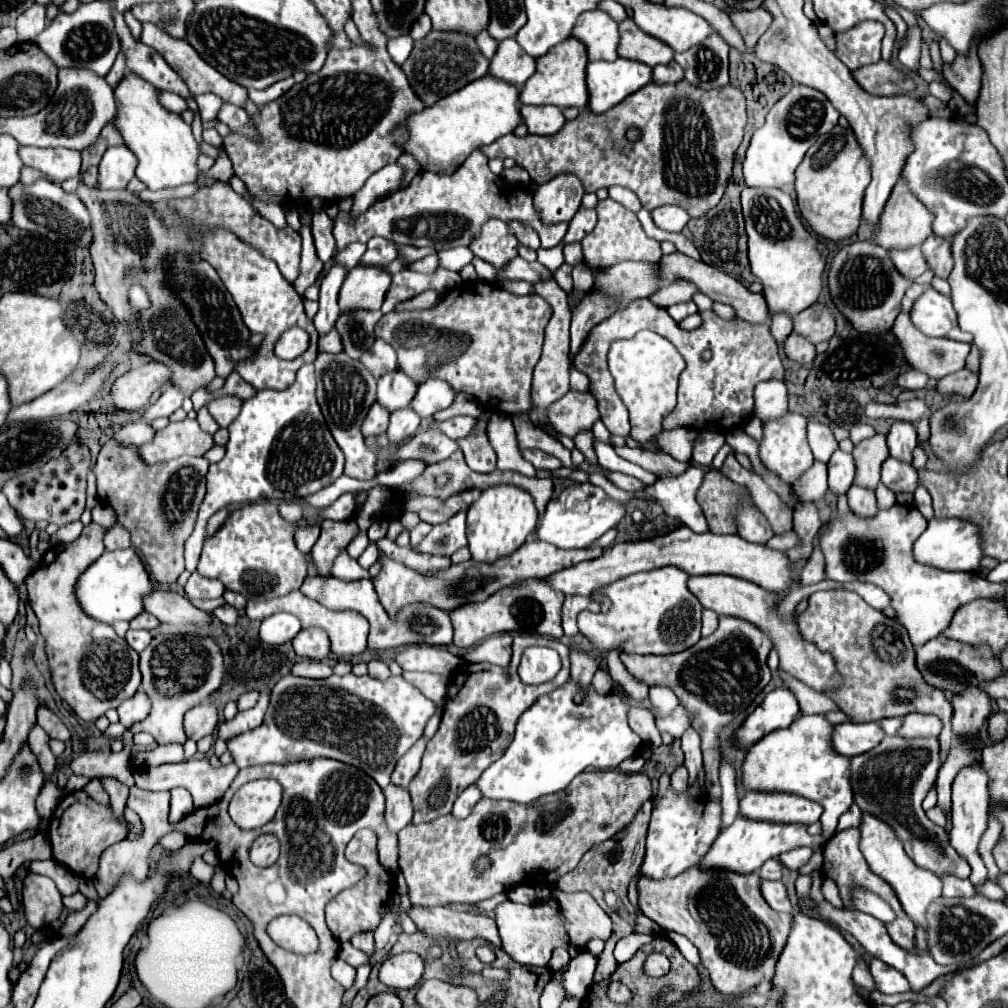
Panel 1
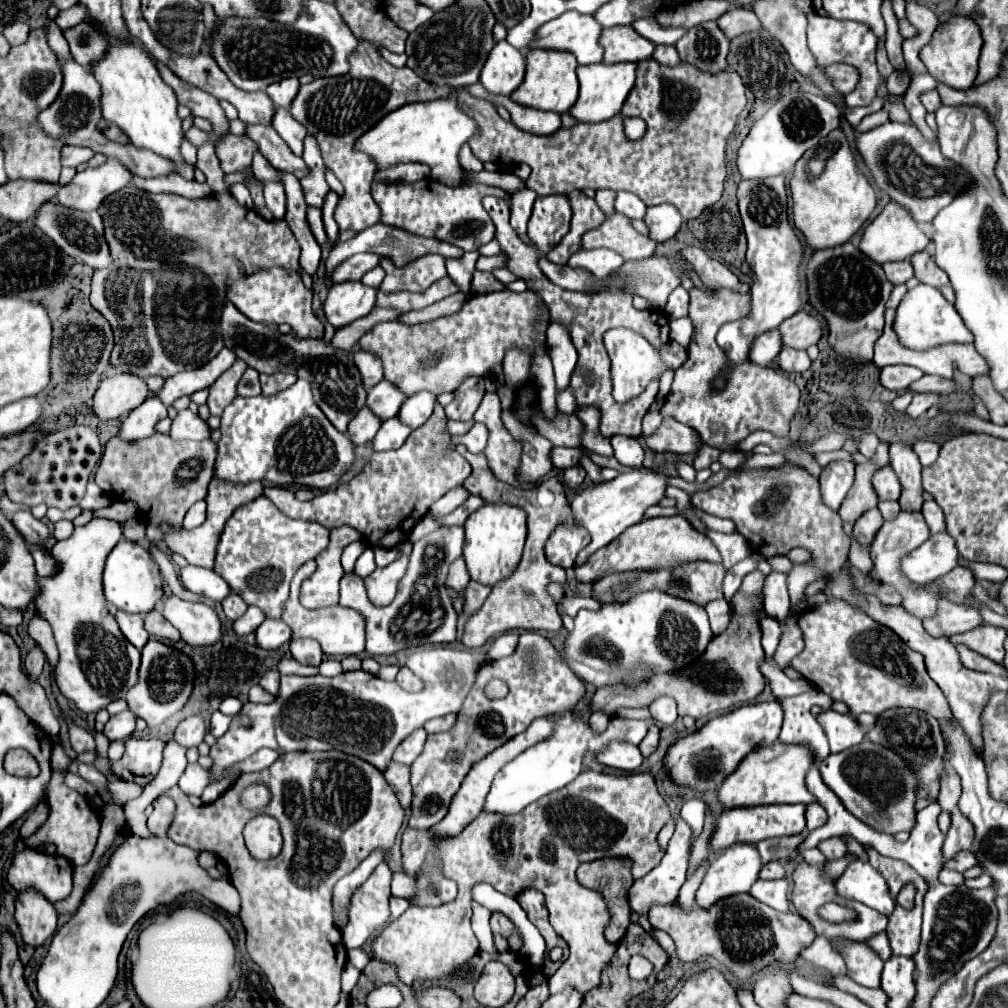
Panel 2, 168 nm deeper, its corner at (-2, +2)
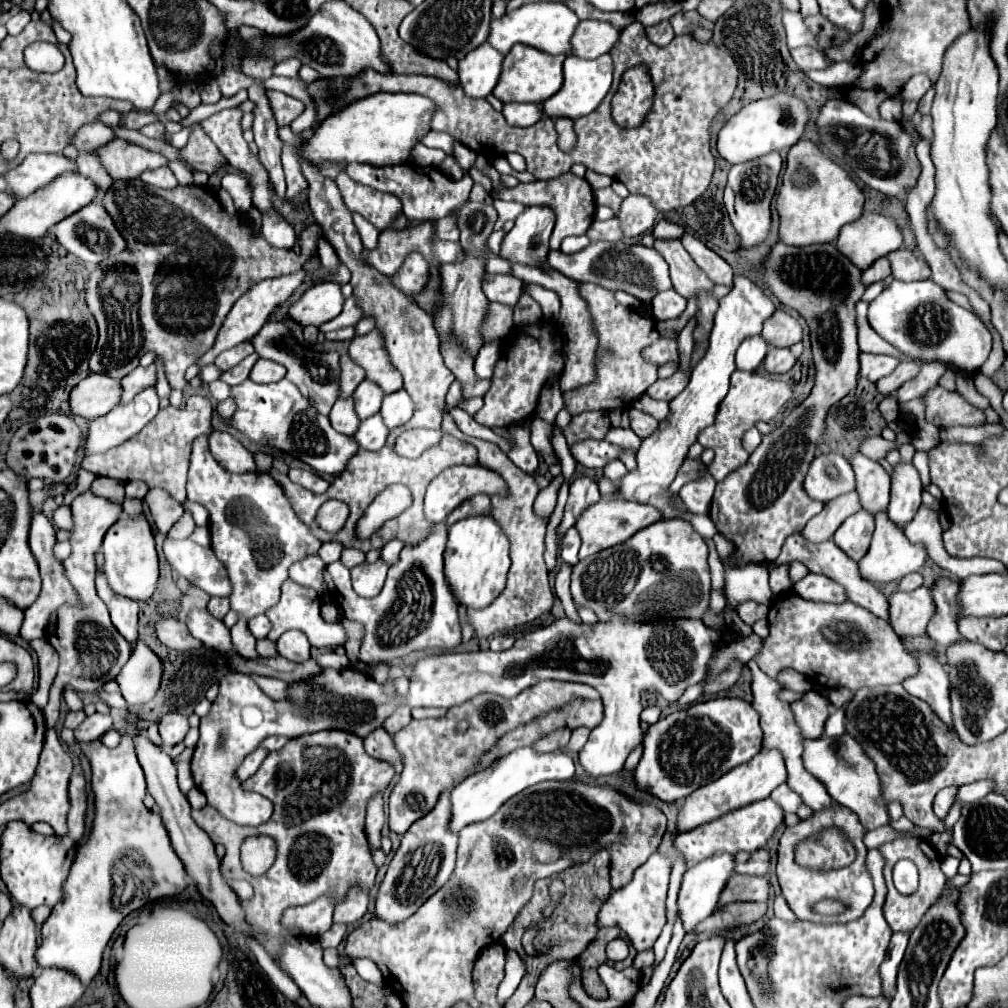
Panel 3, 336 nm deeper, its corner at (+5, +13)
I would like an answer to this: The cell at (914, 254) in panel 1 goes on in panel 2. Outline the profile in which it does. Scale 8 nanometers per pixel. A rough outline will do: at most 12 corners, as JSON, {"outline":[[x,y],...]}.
{"outline":[[908,261],[882,265],[892,285],[906,283],[914,273]]}

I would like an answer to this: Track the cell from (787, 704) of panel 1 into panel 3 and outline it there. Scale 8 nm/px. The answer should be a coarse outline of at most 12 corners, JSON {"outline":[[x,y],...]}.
{"outline":[[715,698],[649,726],[635,782],[663,802],[749,762],[759,712]]}

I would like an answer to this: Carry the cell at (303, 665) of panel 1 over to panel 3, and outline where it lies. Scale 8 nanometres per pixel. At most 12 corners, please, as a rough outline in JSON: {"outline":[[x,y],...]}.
{"outline":[[269,638],[257,642],[257,652],[275,658],[277,646]]}

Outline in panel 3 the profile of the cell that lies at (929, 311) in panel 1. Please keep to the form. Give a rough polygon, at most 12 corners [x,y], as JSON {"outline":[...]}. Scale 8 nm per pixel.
{"outline":[[893,280],[869,324],[901,352],[983,366],[991,332],[933,280]]}

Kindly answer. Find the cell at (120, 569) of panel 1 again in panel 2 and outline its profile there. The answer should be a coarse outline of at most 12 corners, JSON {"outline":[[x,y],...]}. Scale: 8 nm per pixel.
{"outline":[[118,541],[104,567],[106,601],[148,613],[162,575],[148,549]]}

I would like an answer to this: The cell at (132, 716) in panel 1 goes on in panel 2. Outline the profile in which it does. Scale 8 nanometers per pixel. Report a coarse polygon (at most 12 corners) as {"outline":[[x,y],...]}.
{"outline":[[134,713],[112,715],[104,725],[108,741],[126,739],[134,731]]}

